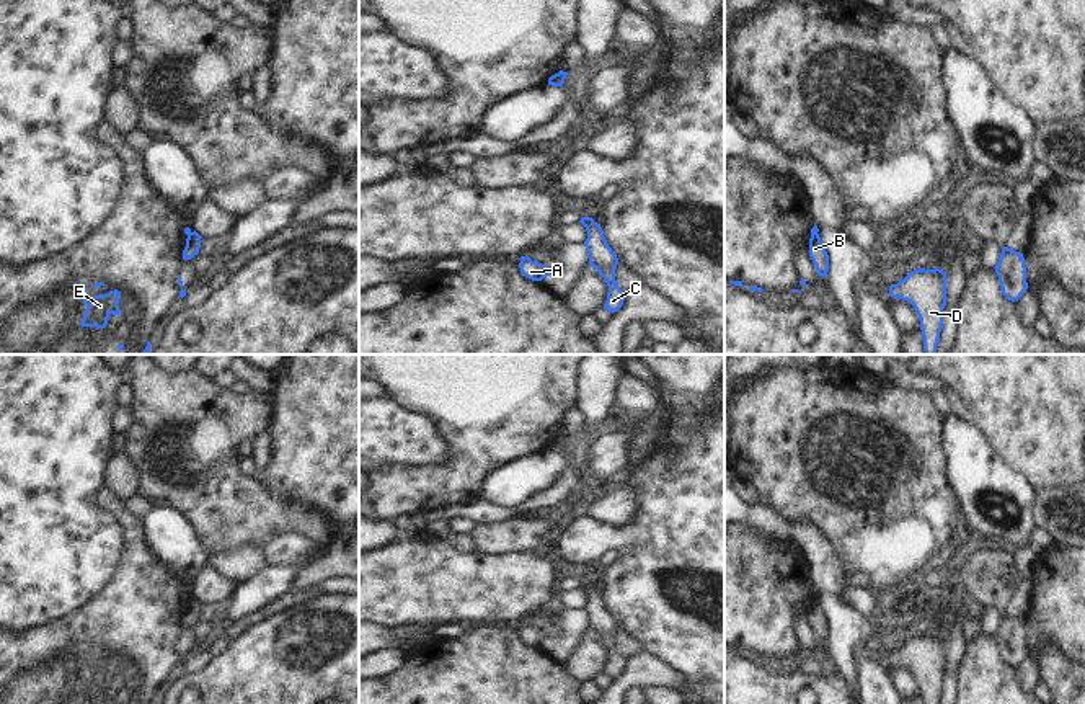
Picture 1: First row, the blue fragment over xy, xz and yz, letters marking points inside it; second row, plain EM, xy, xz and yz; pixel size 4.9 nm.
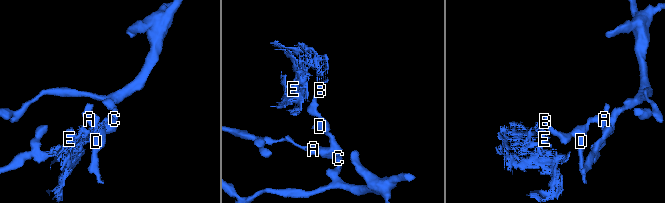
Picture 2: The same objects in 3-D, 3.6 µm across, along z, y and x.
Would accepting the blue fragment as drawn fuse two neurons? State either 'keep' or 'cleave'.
cleave

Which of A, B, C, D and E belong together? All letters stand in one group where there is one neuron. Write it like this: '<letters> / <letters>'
A B C D / E

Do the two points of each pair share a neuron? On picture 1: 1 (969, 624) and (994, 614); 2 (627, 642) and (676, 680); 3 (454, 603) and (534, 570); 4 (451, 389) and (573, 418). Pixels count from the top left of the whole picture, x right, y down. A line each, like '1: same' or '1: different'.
1: different
2: different
3: same
4: different

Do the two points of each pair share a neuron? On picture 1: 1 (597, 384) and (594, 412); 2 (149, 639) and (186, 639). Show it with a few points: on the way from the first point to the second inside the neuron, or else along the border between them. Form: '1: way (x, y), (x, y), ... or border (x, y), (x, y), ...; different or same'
1: way (597, 391), (596, 405); same
2: border (183, 626), (178, 644), (185, 654); different

